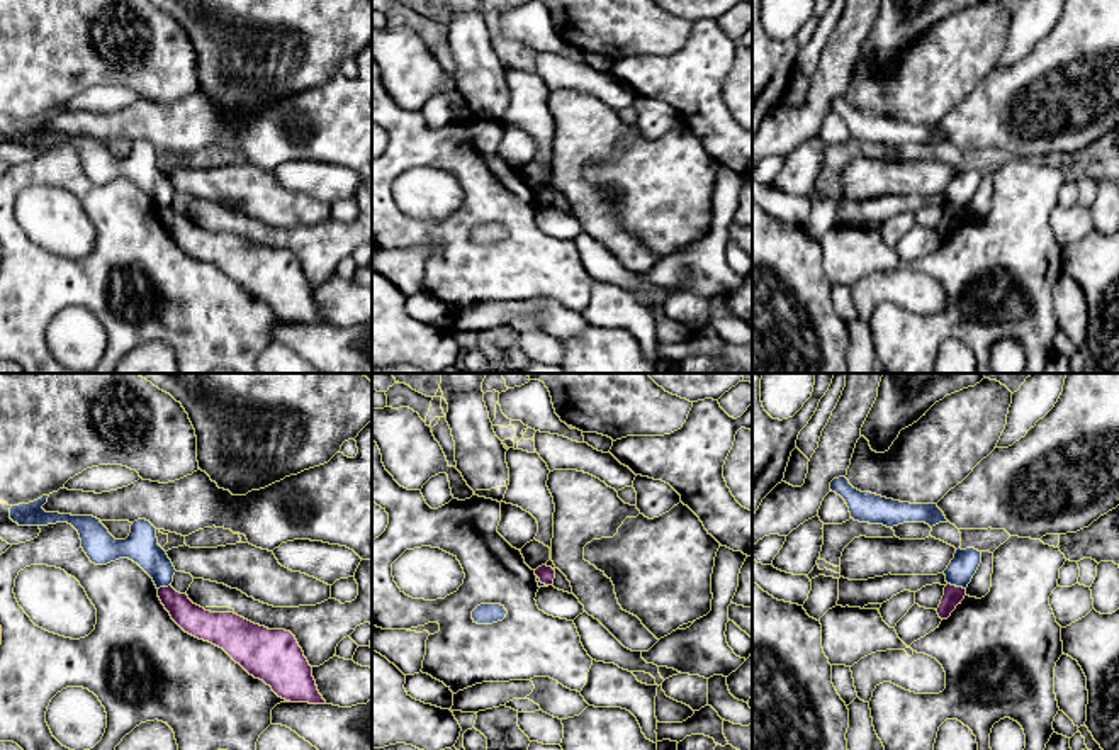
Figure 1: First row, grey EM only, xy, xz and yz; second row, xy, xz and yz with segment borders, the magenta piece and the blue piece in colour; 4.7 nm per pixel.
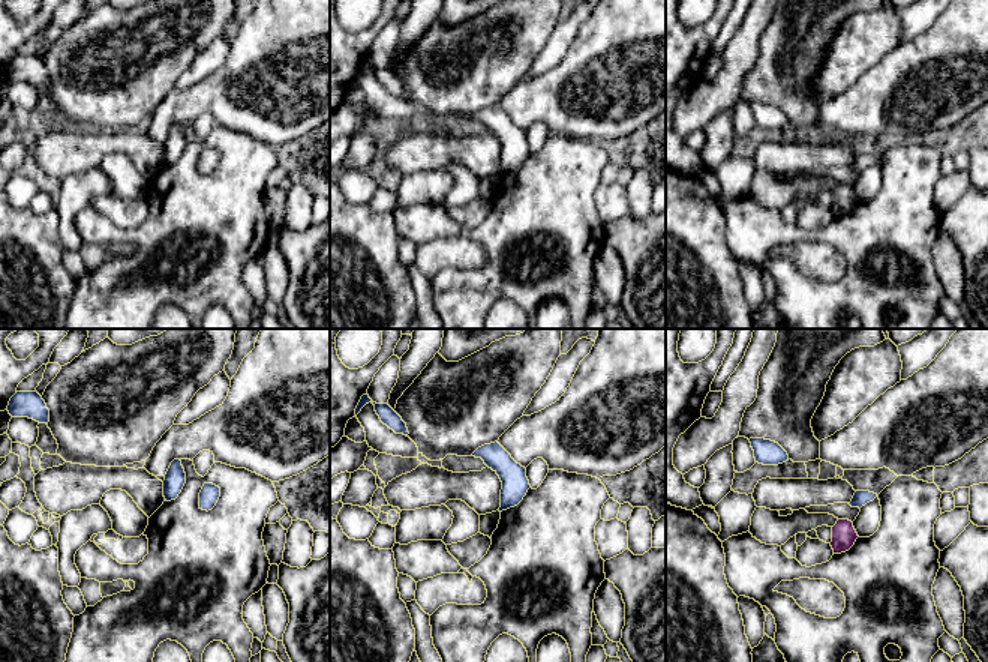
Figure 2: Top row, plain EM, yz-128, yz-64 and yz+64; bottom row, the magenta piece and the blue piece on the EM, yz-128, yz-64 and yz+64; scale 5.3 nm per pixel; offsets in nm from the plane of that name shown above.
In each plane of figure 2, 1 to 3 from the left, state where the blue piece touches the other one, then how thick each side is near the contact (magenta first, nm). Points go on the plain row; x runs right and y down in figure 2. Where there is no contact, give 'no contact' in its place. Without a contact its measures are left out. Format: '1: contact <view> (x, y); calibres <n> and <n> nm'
1: no contact
2: no contact
3: no contact

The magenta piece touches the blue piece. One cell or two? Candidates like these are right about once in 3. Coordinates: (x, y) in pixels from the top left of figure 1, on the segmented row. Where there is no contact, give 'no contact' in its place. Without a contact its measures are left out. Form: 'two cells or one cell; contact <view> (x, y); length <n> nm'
two cells; contact yz (955, 586); length 90 nm

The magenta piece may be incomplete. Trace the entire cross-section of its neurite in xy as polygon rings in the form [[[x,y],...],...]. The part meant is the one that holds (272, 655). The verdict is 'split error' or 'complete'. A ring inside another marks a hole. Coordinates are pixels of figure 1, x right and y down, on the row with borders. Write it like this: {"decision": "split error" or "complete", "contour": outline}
{"decision": "complete", "contour": [[[172,585],[160,587],[158,597],[185,633],[222,648],[278,697],[326,704],[312,677],[312,667],[290,631],[268,630],[234,613],[205,611]]]}

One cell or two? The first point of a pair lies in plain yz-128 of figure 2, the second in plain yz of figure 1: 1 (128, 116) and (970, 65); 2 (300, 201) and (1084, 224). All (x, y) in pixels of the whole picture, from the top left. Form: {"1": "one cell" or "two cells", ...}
{"1": "one cell", "2": "two cells"}

